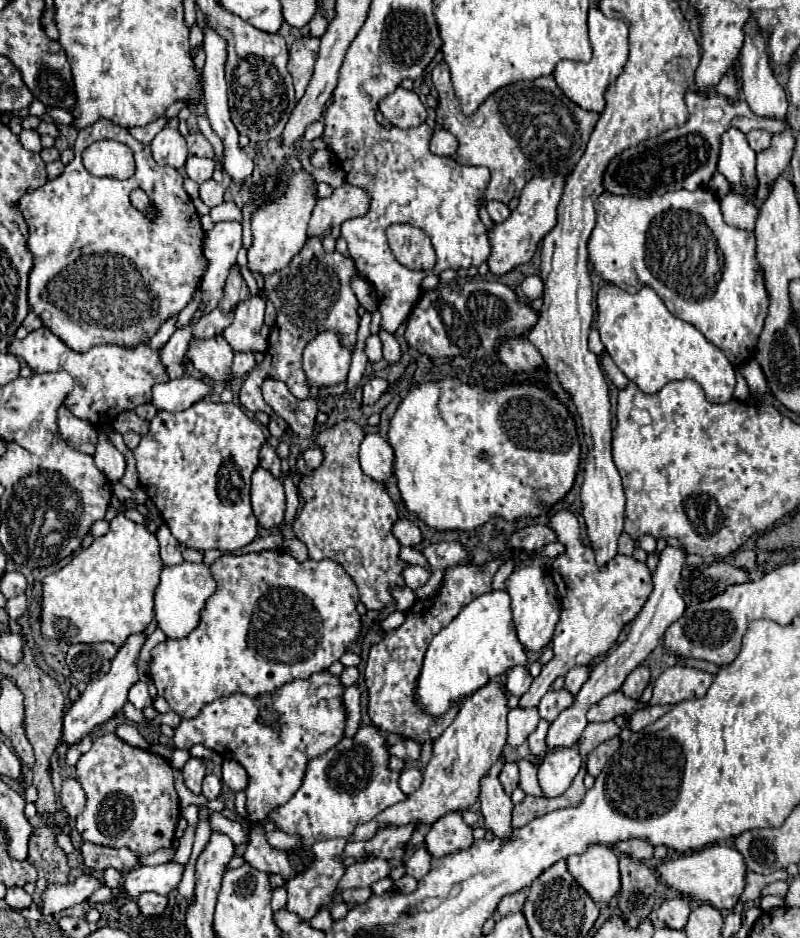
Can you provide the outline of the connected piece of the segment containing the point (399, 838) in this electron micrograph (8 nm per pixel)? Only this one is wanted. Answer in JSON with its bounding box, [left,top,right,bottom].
[342,823,420,863]

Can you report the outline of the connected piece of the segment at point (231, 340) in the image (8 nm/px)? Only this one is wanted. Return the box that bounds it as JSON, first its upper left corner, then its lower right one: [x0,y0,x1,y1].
[224,297,268,353]

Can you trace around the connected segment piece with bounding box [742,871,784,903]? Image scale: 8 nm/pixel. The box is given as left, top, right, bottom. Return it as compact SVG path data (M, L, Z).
M748 871L746 875L746 889L742 893L742 901L756 901L760 899L760 893L762 889L768 885L768 883L774 883L778 879L784 879L784 871L776 871L772 875L758 875L758 873L752 873Z

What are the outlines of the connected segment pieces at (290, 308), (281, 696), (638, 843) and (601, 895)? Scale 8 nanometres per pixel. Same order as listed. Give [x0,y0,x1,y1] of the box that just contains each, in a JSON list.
[[240,239,360,431],[174,669,346,821],[616,839,654,861],[568,845,620,903]]

